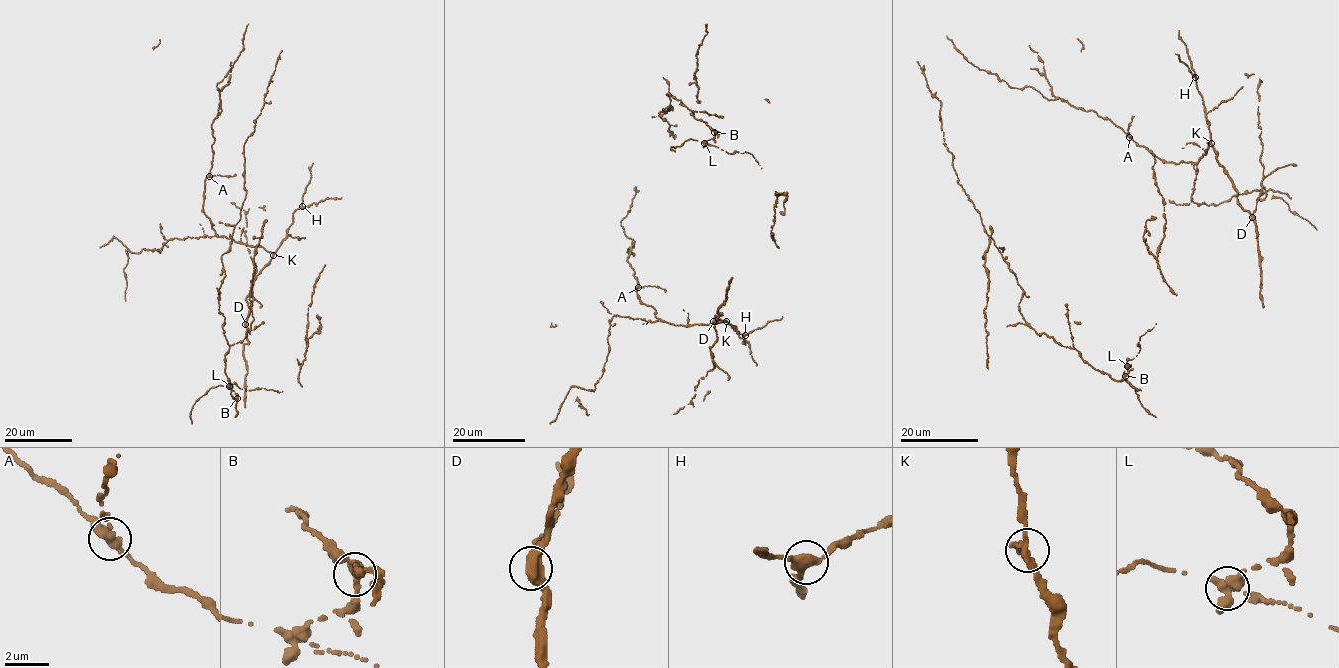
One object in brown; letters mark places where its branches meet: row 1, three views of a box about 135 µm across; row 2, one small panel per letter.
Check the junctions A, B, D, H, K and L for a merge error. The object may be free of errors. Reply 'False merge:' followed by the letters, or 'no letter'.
False merge: L

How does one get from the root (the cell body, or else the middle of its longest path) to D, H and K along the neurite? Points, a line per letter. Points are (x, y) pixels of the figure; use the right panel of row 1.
D: (978, 68), (1013, 88), (1030, 86), (1048, 100), (1093, 110), (1169, 162), (1197, 163), (1211, 141), (1252, 217)
H: (978, 68), (1093, 110), (1178, 164), (1197, 163), (1211, 141), (1195, 77)
K: (978, 68), (1013, 88), (1030, 86), (1048, 100), (1063, 99), (1093, 110), (1169, 162), (1197, 163), (1211, 143)

